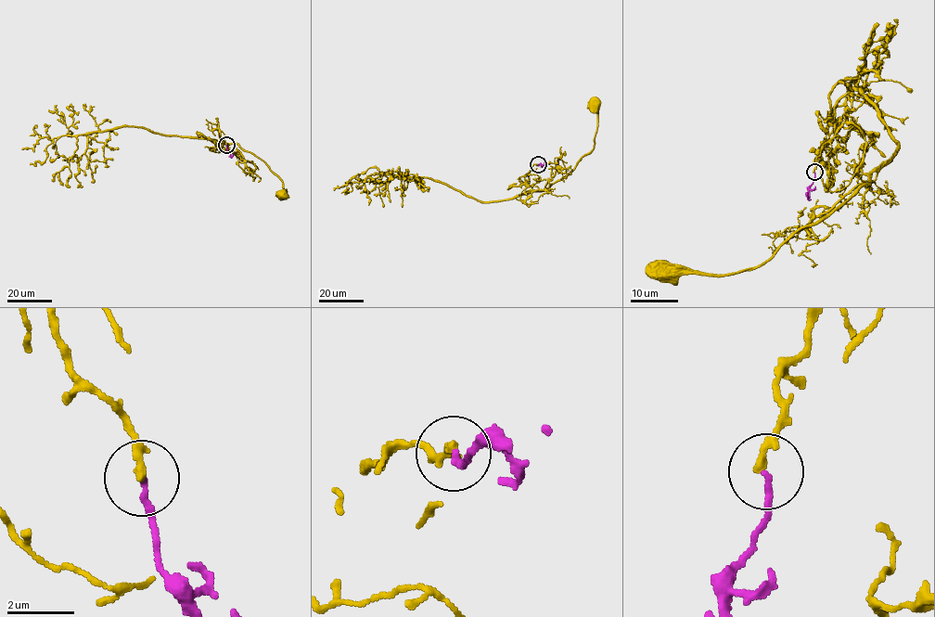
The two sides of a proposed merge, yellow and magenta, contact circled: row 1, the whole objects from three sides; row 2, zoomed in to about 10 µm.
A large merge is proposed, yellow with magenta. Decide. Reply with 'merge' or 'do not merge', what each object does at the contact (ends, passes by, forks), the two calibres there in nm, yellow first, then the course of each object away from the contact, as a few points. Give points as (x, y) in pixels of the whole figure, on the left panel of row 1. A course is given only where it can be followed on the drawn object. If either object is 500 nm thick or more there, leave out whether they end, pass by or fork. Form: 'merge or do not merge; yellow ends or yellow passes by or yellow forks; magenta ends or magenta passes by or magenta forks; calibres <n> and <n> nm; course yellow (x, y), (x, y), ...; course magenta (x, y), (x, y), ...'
merge; yellow ends; magenta ends; calibres 240 and 190 nm; course yellow (226, 145), (217, 120), (220, 142), (238, 144), (262, 160), (282, 182), (286, 193), (280, 191), (281, 194); course magenta (226, 145), (231, 157), (232, 154)

